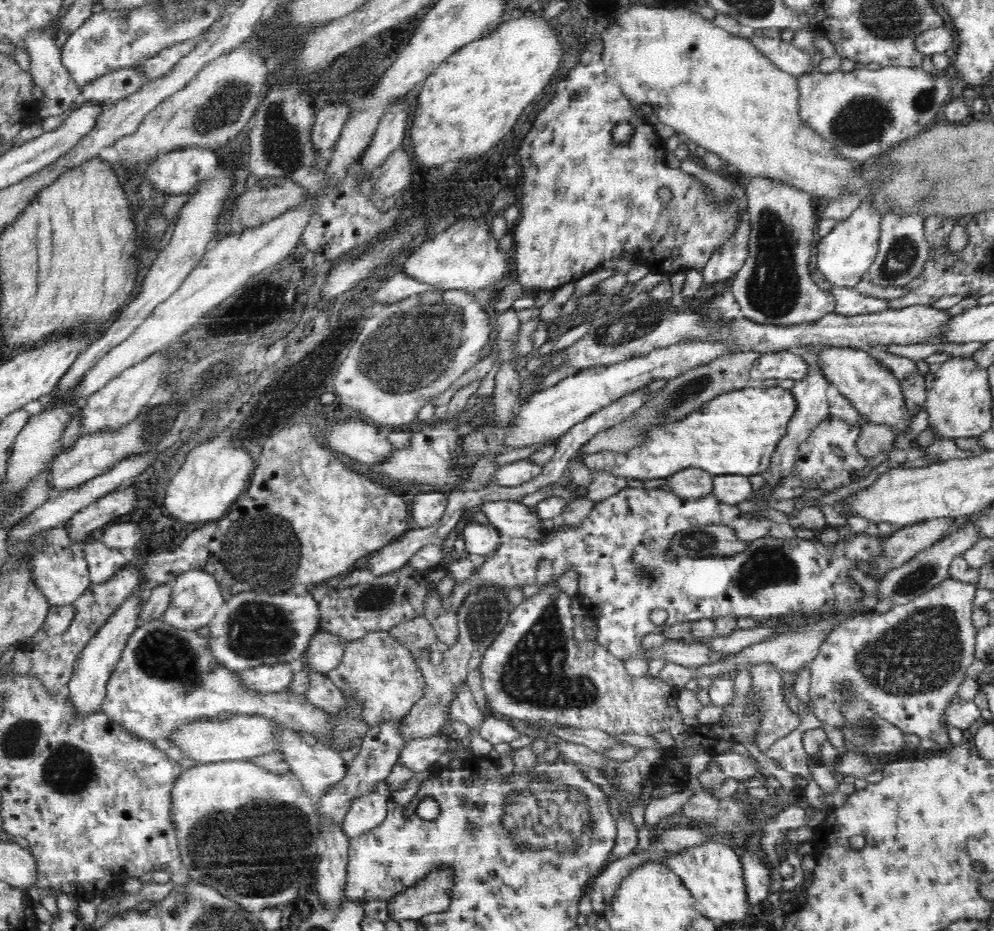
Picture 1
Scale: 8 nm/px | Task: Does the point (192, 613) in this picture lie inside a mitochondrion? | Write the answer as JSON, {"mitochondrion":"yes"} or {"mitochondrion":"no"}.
{"mitochondrion":"yes"}

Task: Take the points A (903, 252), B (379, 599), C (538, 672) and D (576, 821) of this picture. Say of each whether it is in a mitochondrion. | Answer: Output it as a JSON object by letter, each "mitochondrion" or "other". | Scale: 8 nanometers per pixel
{"A":"mitochondrion","B":"mitochondrion","C":"mitochondrion","D":"mitochondrion"}

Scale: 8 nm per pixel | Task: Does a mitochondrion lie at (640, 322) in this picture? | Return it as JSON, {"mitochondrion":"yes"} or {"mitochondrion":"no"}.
{"mitochondrion":"yes"}

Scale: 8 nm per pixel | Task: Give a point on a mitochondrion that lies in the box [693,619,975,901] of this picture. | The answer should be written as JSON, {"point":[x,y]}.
{"point":[865,727]}

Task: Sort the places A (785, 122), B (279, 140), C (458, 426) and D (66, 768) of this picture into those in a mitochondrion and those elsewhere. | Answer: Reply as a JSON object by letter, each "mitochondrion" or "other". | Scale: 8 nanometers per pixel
{"A":"other","B":"mitochondrion","C":"other","D":"mitochondrion"}

